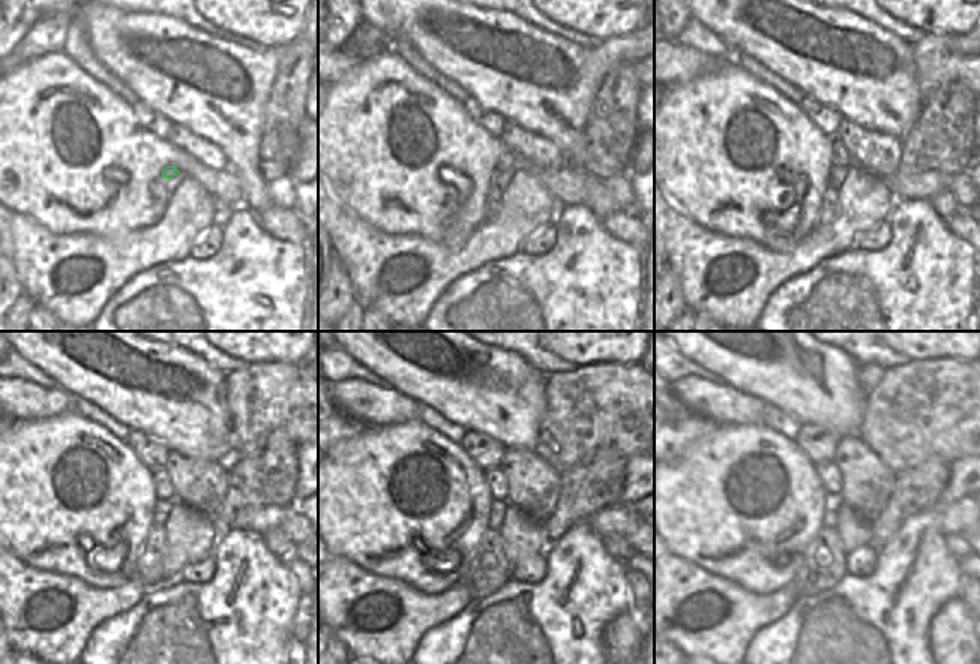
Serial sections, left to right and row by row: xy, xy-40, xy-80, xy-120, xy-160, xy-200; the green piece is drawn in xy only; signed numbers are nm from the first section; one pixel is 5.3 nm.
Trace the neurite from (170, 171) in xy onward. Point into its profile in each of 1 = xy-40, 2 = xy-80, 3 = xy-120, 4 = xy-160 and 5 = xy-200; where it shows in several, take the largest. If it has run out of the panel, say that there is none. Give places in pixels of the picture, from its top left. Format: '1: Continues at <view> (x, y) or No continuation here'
1: Continues at xy-40 (506, 161)
2: Continues at xy-80 (839, 156)
3: Continues at xy-120 (164, 490)
4: Continues at xy-160 (496, 478)
5: Continues at xy-200 (827, 472)

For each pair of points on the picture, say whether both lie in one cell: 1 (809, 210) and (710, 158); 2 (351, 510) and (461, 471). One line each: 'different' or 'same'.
1: same
2: same

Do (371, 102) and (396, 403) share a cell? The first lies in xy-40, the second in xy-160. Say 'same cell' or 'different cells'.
different cells

